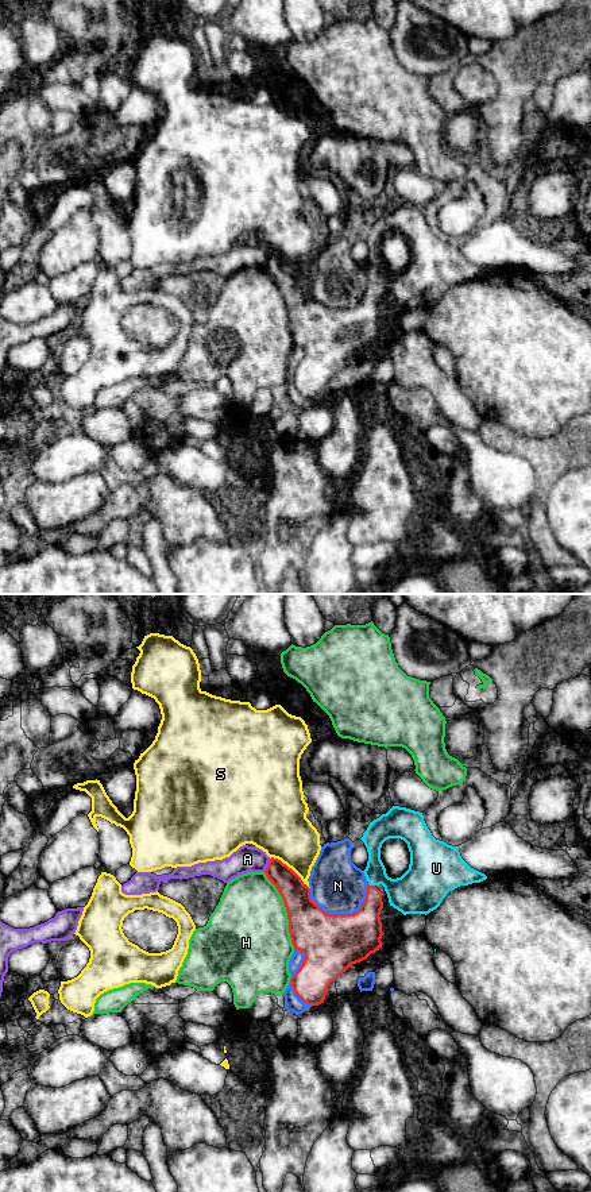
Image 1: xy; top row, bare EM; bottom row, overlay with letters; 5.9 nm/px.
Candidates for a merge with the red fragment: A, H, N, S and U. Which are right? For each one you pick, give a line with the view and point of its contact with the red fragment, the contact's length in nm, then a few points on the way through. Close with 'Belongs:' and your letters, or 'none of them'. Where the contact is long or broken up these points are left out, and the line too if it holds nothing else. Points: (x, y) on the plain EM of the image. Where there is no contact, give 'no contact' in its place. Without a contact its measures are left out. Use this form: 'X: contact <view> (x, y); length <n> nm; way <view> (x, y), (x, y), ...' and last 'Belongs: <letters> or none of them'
U: contact xy (371, 281); length 40 nm; way xy (363, 321), (371, 301), (371, 281), (386, 277), (412, 288)
Belongs: U

